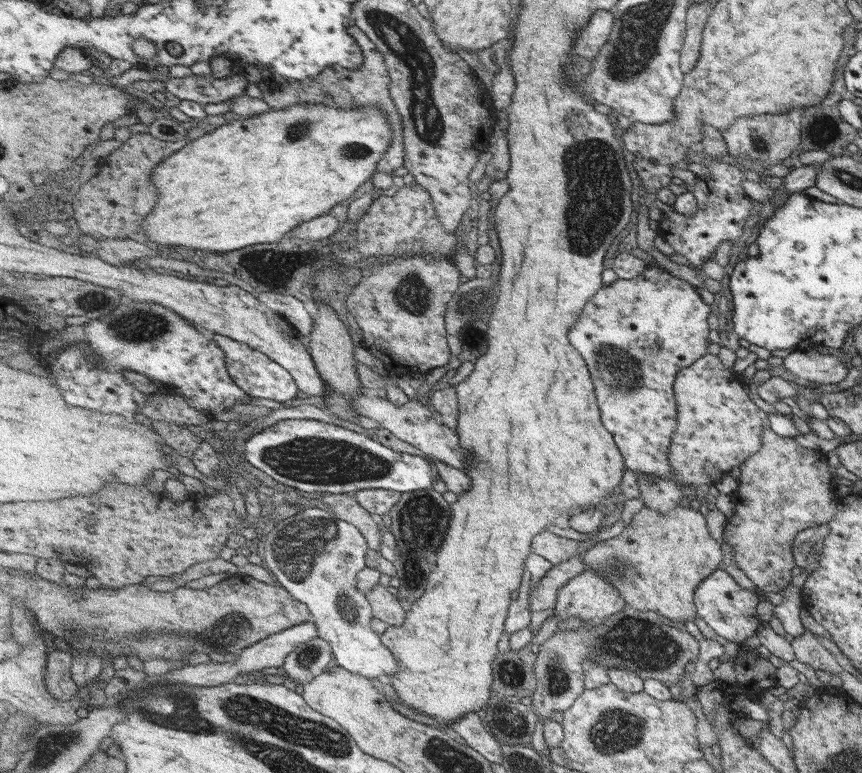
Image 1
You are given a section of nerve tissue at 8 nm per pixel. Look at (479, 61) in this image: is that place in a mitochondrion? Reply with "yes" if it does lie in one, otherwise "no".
no

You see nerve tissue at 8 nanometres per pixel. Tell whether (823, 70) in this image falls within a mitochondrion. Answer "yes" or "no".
no

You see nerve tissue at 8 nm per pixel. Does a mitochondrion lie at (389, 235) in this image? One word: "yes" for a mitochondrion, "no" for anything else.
no

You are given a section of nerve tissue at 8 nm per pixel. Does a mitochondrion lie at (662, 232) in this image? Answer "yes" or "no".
no

